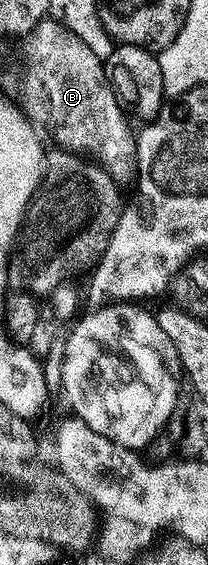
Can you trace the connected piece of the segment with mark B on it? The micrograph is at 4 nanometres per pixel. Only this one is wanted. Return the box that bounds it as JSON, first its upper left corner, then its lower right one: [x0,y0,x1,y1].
[21,18,137,186]

